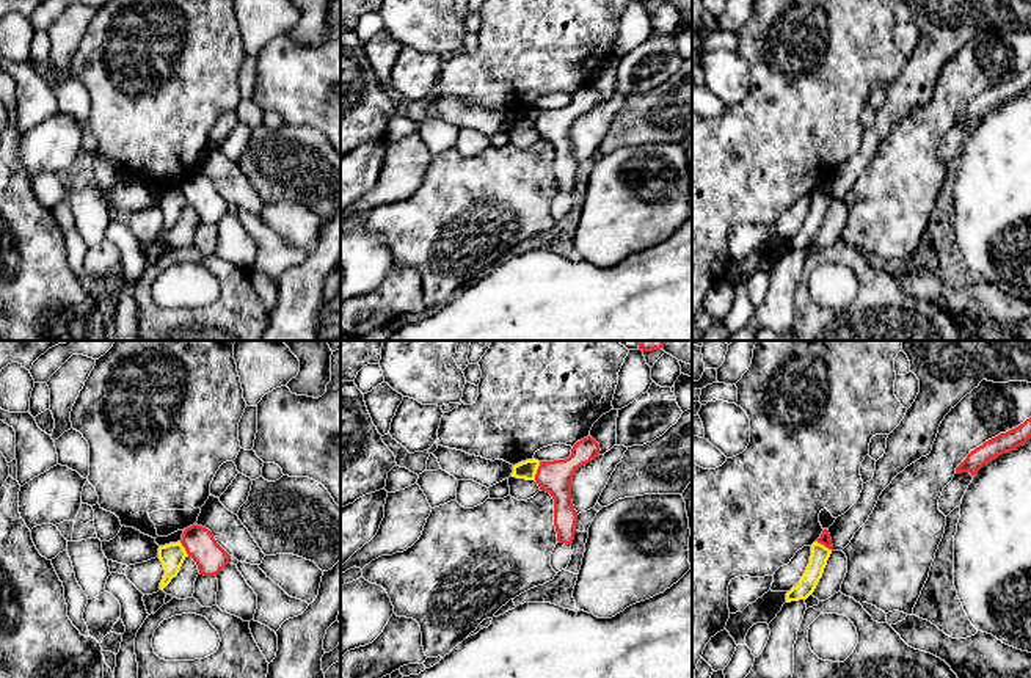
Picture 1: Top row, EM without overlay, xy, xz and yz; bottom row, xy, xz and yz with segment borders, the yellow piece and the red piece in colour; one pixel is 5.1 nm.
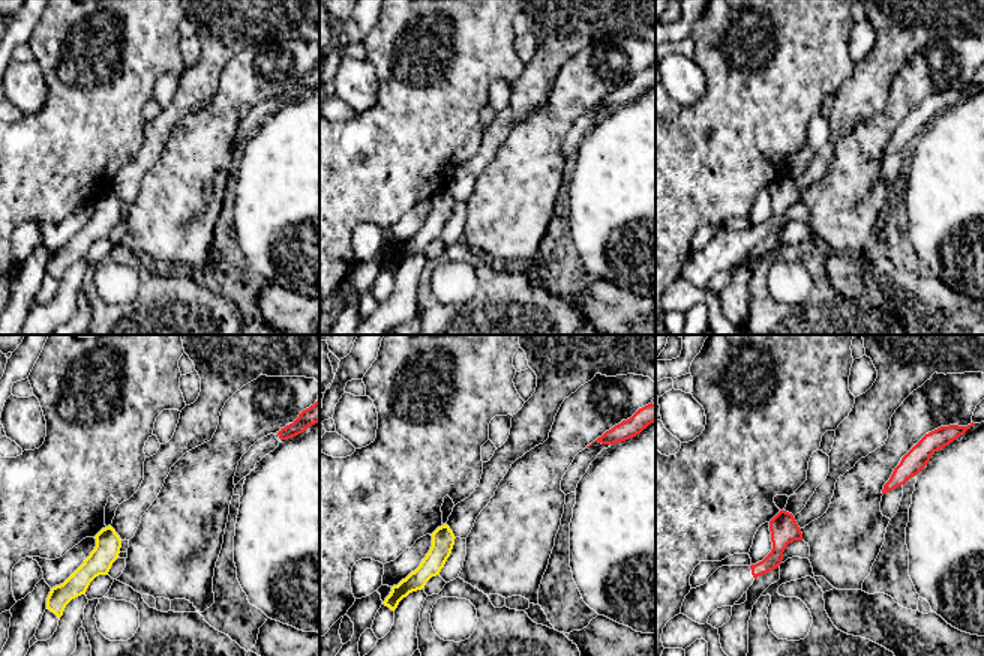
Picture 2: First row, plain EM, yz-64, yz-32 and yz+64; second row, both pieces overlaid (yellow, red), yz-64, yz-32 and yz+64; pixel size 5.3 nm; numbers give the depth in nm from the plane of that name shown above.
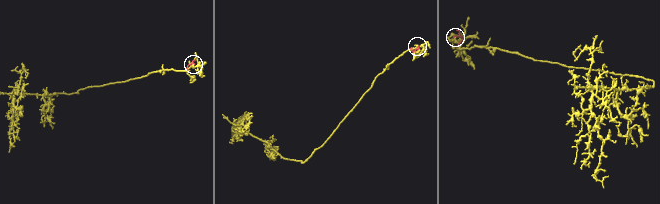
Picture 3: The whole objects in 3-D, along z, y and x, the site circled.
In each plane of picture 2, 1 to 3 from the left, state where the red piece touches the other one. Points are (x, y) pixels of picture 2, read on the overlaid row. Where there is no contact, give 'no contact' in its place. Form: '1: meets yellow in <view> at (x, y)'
1: no contact
2: no contact
3: no contact

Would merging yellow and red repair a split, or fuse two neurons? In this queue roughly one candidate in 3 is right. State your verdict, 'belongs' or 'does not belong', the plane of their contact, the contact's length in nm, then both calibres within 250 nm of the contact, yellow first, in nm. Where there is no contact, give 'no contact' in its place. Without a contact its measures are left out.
does not belong; contact in xz; length 100 nm; calibres 100 and 170 nm

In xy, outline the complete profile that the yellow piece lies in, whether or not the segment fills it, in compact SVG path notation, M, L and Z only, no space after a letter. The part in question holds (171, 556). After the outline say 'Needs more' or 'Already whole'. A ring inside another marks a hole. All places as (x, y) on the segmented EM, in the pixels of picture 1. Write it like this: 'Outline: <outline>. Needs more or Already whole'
Outline: M180 541L158 548L158 559L165 570L160 590L163 590L171 582L171 579L177 576L187 556L188 554Z. Already whole

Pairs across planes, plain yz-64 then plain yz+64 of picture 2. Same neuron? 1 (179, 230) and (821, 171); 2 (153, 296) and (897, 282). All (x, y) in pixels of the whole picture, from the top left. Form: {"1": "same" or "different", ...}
{"1": "different", "2": "different"}

